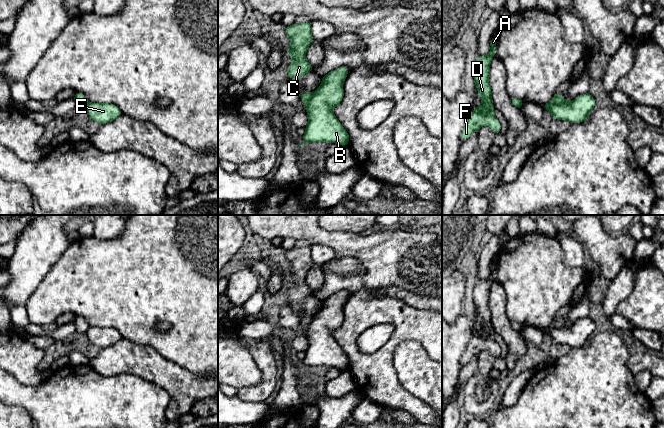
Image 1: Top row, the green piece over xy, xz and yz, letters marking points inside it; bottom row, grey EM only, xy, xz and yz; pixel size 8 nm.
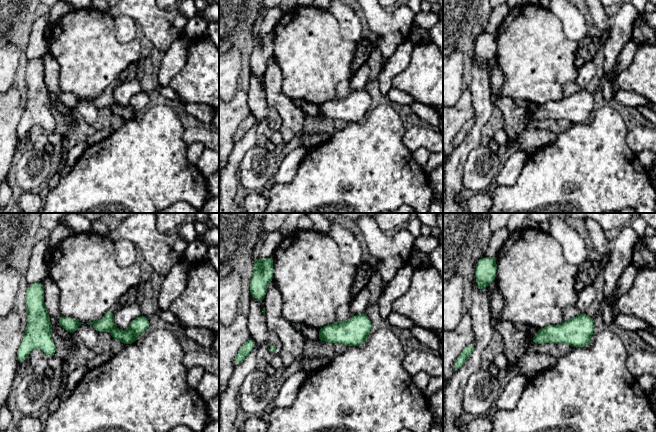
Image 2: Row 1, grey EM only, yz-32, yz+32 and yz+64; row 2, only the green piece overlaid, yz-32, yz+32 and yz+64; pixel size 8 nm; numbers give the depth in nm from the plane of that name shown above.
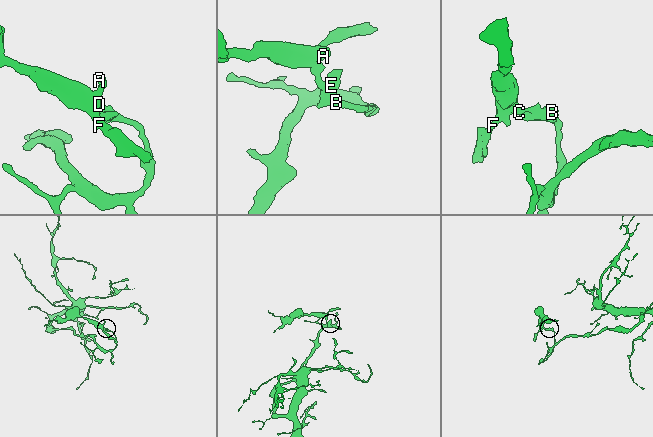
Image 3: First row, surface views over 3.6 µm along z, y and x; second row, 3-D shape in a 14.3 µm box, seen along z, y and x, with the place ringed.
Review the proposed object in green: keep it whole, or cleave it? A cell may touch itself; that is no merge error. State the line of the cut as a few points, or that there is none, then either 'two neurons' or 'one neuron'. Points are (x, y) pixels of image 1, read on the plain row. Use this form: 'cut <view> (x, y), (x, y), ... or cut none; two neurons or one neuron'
cut yz (564, 325), (552, 328), (545, 334); two neurons

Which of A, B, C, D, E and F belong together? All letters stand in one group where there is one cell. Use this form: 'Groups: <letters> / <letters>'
Groups: A C D F / B E

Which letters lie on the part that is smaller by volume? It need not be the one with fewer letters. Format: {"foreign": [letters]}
{"foreign": ["A", "C", "D", "F"]}

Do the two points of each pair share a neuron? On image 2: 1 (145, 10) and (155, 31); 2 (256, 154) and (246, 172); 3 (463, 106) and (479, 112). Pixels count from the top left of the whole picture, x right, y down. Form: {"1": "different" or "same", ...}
{"1": "same", "2": "same", "3": "different"}

